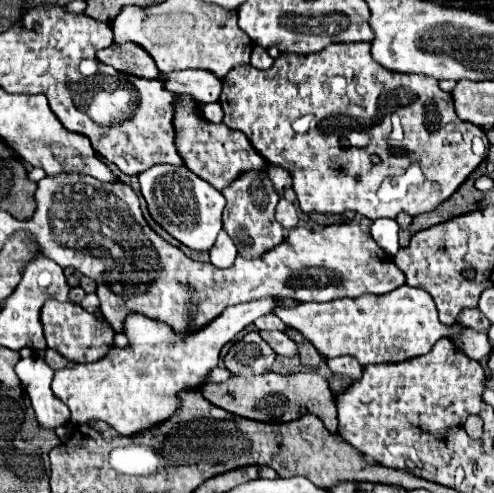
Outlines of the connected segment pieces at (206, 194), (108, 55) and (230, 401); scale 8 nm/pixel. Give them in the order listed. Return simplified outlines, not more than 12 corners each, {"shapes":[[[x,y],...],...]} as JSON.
{"shapes":[[[186,166],[140,176],[152,218],[194,250],[222,230],[224,196]],[[136,42],[96,54],[104,64],[140,78],[160,78],[152,56]],[[316,372],[206,384],[212,404],[260,422],[316,414],[336,434],[336,404]]]}

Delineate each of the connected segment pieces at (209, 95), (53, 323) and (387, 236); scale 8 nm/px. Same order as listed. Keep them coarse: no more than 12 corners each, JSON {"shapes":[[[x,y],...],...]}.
{"shapes":[[[208,70],[162,74],[166,88],[218,102],[222,80]],[[48,300],[40,322],[48,348],[94,362],[114,330],[80,304]],[[376,220],[372,238],[390,256],[398,252],[398,224]]]}

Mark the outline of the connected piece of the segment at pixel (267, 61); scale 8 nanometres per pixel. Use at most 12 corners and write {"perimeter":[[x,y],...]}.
{"perimeter":[[254,46],[250,64],[268,70],[274,64],[262,46]]}

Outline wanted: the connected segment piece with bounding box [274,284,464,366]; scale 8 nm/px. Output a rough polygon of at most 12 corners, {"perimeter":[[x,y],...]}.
{"perimeter":[[400,286],[278,308],[322,356],[362,366],[424,356],[444,326]]}

